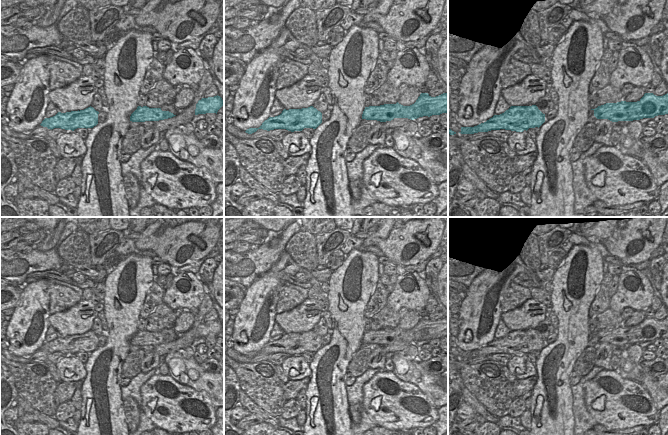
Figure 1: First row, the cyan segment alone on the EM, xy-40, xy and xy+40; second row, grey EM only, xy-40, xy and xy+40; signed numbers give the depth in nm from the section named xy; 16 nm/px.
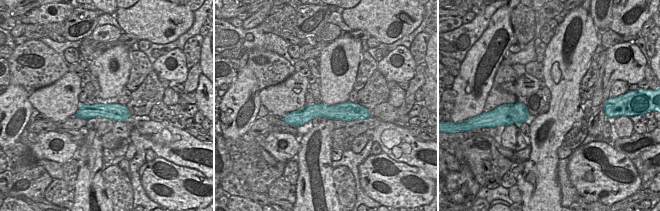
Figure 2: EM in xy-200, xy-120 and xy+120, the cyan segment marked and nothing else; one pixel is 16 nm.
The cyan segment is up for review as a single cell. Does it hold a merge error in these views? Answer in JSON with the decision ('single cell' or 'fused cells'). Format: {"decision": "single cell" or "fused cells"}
{"decision": "single cell"}

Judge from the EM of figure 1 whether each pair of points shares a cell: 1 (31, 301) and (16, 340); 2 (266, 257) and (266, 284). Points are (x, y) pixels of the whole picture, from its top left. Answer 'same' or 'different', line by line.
1: same
2: different

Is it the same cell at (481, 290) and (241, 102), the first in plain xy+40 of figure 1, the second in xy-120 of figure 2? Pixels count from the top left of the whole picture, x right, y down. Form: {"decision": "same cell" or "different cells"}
{"decision": "same cell"}

